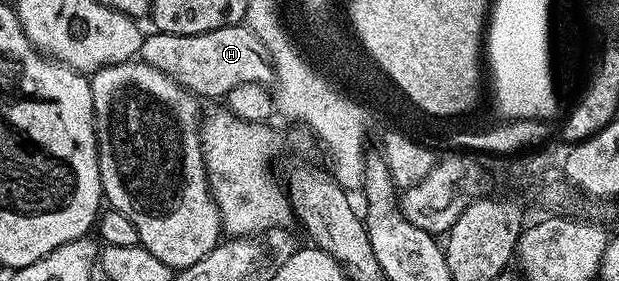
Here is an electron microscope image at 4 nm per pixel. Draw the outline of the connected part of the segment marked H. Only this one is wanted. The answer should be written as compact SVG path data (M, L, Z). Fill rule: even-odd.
M244 24L189 36L153 31L145 35L140 47L139 59L145 64L154 66L154 70L162 70L162 74L174 78L174 82L178 82L197 98L203 96L224 98L230 90L234 90L234 86L239 84L254 82L268 86L274 80L268 51Z

